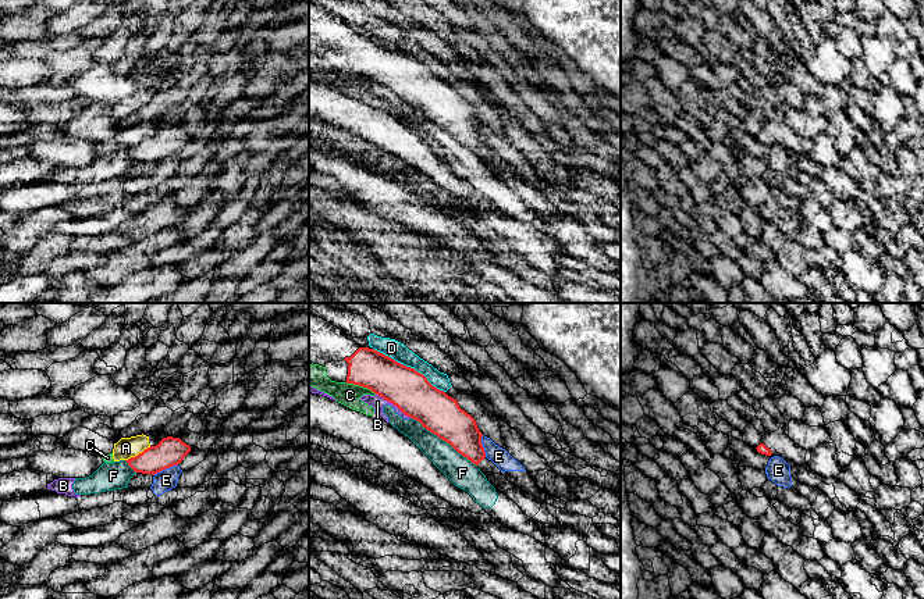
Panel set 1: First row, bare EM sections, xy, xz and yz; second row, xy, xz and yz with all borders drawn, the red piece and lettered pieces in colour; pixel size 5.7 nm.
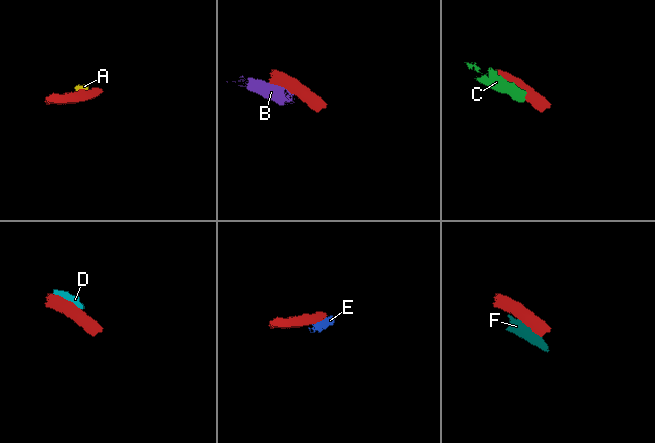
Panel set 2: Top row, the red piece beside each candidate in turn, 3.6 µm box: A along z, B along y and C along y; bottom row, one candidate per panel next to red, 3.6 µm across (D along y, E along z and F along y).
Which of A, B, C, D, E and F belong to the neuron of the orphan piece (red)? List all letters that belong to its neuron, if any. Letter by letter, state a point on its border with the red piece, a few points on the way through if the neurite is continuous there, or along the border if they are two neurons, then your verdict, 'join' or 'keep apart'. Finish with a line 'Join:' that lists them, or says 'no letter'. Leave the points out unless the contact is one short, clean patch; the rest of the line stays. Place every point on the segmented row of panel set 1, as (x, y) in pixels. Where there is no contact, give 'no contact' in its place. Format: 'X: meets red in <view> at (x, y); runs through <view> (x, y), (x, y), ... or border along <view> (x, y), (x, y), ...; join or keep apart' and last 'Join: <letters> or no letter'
A: meets red in xy at (139, 453); border along xy (150, 446), (125, 460); keep apart
B: meets red in xz at (394, 405); border along xz (376, 394), (411, 417); keep apart
C: meets red in xz at (361, 385); keep apart
D: meets red in xz at (409, 367); border along xz (373, 348), (413, 367), (444, 392); keep apart
E: meets red in xy at (164, 469); border along xy (177, 464), (153, 474); keep apart
F: meets red in xz at (444, 439); keep apart
Join: no letter

